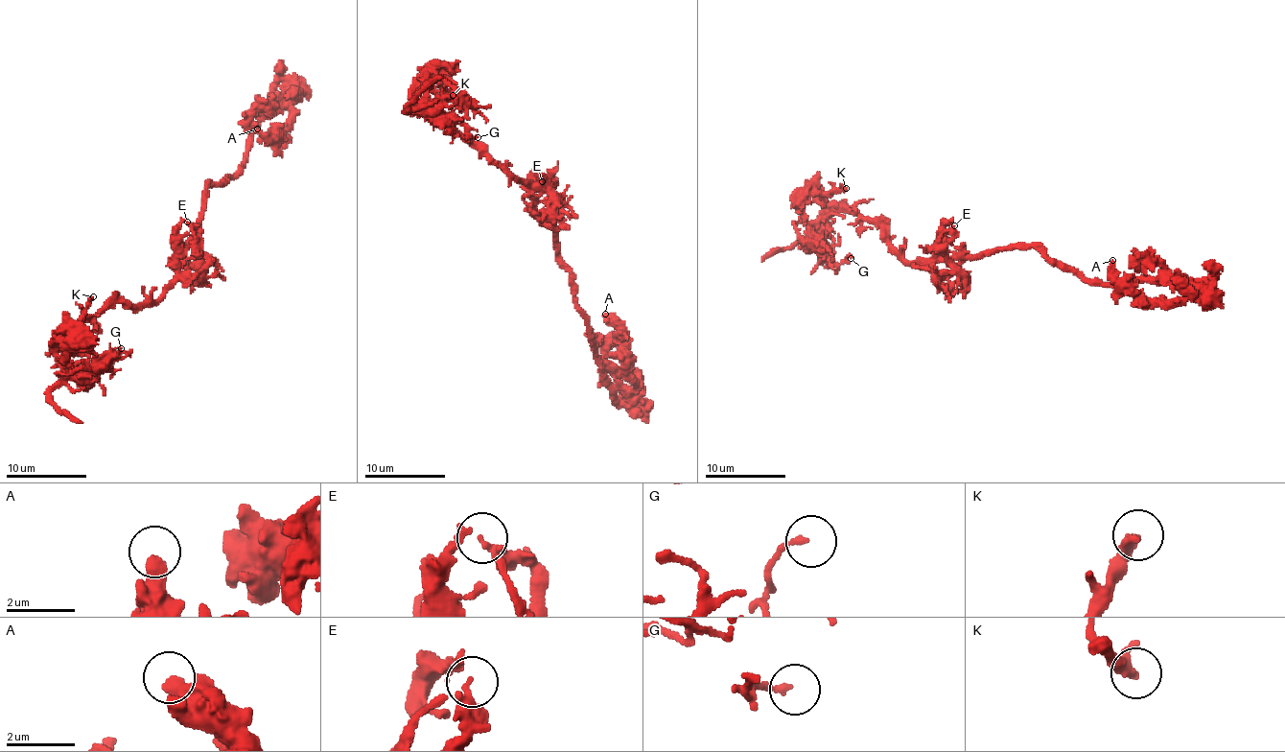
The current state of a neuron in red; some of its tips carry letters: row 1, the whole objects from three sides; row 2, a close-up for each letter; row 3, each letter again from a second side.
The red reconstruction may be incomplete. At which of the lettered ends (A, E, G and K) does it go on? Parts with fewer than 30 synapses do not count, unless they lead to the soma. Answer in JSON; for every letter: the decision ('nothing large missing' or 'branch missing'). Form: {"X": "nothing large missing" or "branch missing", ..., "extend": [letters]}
{"A": "nothing large missing", "E": "nothing large missing", "G": "nothing large missing", "K": "nothing large missing", "extend": []}

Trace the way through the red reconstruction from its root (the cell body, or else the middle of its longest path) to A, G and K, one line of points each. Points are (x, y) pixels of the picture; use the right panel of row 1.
A: (984, 252), (1039, 247), (1086, 279), (1168, 280), (1183, 298), (1137, 298), (1112, 260)
G: (984, 252), (909, 262), (868, 217), (826, 214), (818, 253), (839, 264), (851, 258)
K: (984, 252), (909, 262), (896, 252), (881, 224), (824, 199), (819, 202), (821, 194), (846, 188)

